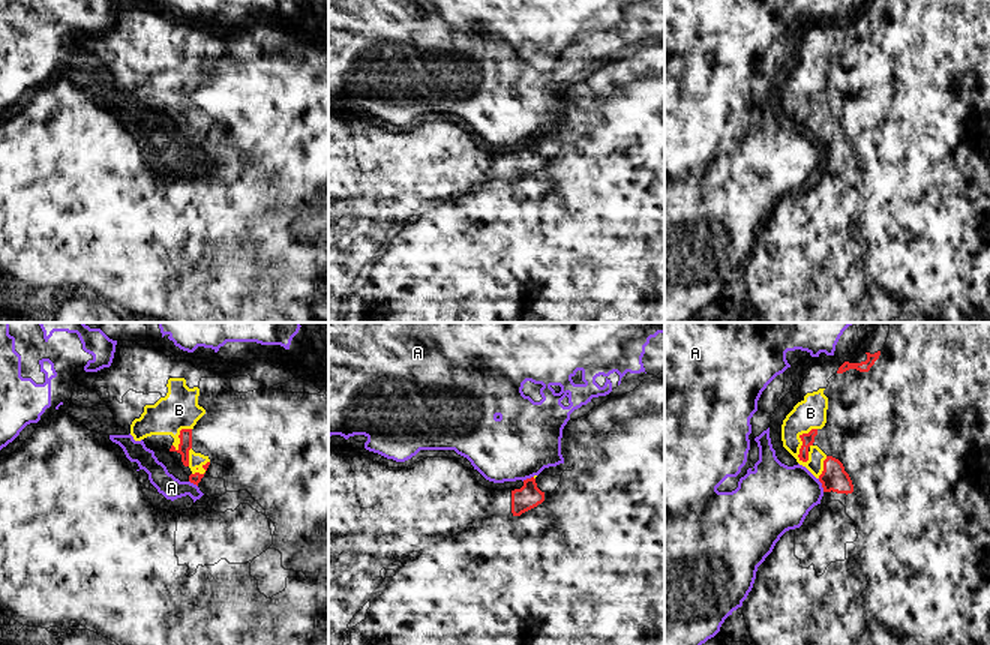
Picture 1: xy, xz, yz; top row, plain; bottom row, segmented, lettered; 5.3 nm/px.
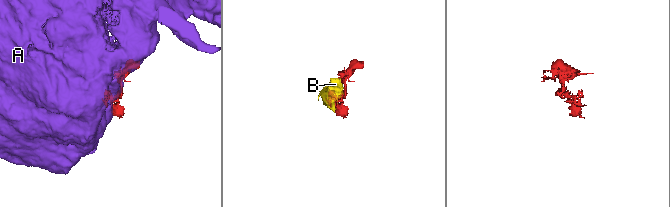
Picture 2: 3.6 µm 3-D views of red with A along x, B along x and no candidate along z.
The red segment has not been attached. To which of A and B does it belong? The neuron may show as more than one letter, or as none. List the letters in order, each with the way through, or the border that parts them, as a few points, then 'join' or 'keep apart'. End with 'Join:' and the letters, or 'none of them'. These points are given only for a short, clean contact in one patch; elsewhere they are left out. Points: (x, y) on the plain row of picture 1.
A: along yz (818, 143), (824, 155) | keep apart
B: join
Join: B

